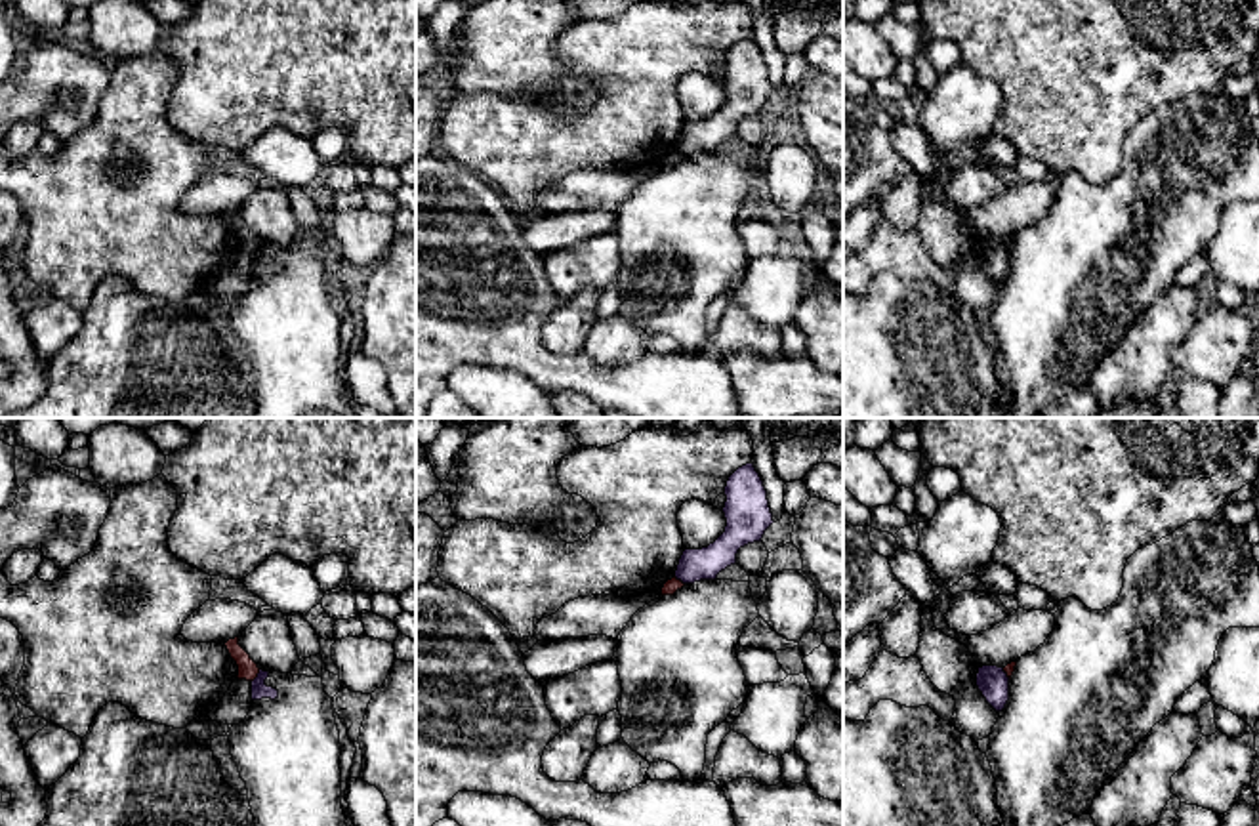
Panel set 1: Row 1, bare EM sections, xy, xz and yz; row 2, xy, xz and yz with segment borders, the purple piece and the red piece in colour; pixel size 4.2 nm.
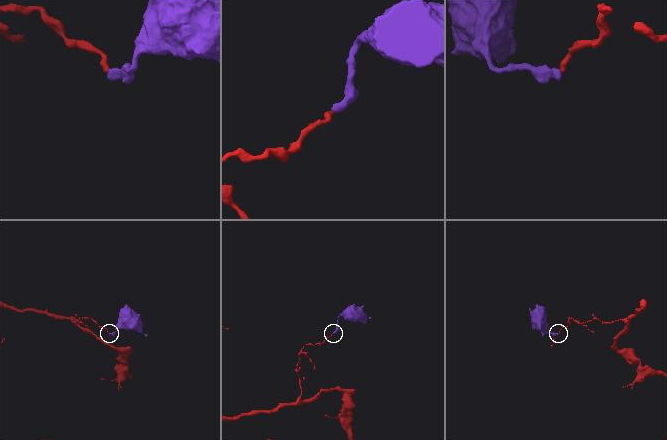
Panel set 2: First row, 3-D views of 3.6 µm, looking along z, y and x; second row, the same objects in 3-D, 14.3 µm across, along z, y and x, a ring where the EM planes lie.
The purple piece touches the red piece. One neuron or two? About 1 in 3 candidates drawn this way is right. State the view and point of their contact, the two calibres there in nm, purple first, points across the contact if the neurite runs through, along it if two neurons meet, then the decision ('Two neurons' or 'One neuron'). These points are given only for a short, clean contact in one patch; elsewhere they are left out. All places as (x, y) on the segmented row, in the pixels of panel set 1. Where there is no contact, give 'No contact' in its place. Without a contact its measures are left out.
Touches purple at xy (258, 676). Thickness 70 nm (purple) against 90 nm. Boundary: xy (260, 670), (252, 681). Two neurons

